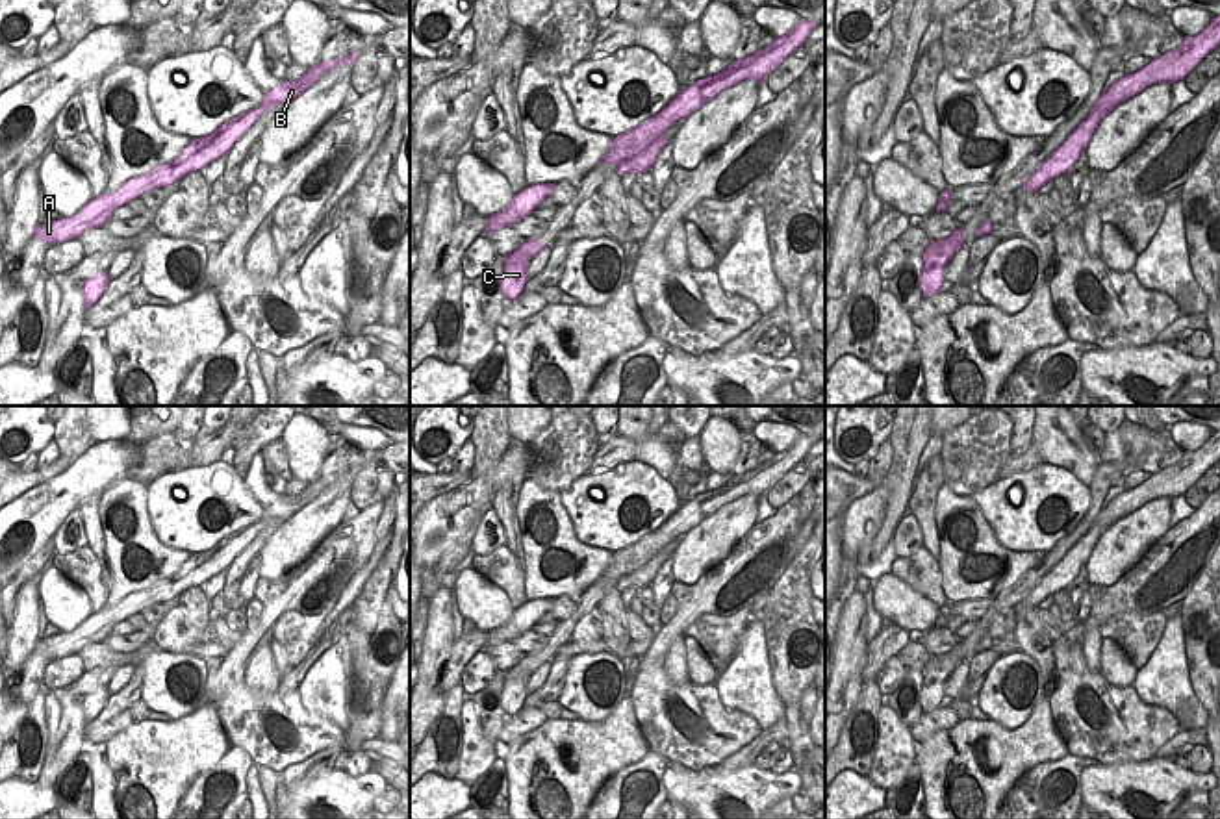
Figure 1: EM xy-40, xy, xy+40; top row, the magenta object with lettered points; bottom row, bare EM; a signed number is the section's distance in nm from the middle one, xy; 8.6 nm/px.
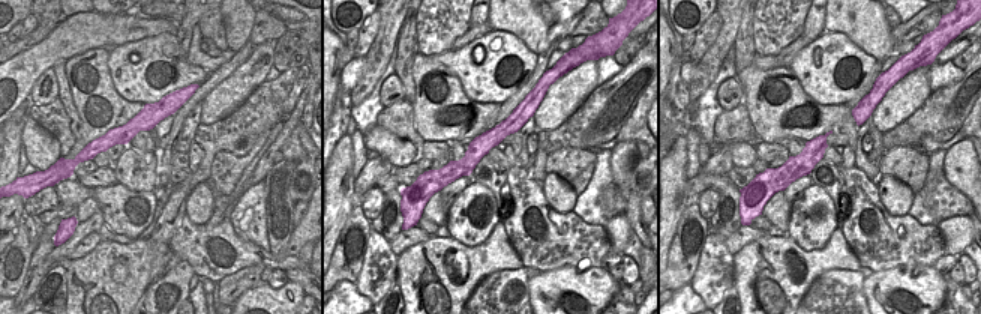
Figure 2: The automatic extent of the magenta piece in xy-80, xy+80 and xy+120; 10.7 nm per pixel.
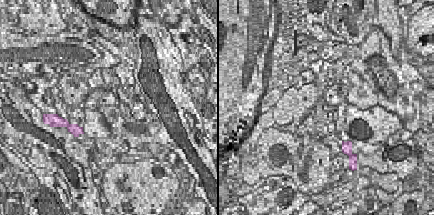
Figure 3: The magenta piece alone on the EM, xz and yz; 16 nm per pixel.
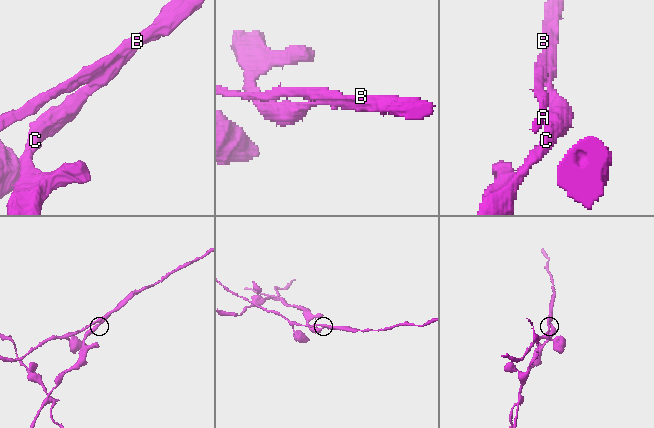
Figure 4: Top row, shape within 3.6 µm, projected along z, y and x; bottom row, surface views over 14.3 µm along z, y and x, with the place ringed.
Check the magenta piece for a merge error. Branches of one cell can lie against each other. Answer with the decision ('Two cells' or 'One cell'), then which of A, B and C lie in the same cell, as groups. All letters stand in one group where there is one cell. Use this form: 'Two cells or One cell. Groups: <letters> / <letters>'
Two cells. Groups: A B / C.

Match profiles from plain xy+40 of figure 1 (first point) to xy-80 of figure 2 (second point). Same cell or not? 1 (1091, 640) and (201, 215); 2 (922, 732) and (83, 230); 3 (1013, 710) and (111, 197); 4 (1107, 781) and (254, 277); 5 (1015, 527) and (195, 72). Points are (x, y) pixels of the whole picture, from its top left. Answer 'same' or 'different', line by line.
1: same
2: different
3: same
4: different
5: same

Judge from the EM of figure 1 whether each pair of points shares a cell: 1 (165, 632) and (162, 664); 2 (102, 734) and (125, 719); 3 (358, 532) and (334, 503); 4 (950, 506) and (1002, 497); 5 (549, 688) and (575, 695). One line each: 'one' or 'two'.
1: two
2: one
3: two
4: two
5: two

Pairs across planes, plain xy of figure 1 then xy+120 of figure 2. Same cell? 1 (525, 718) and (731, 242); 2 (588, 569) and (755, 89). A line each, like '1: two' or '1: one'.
1: one
2: one

